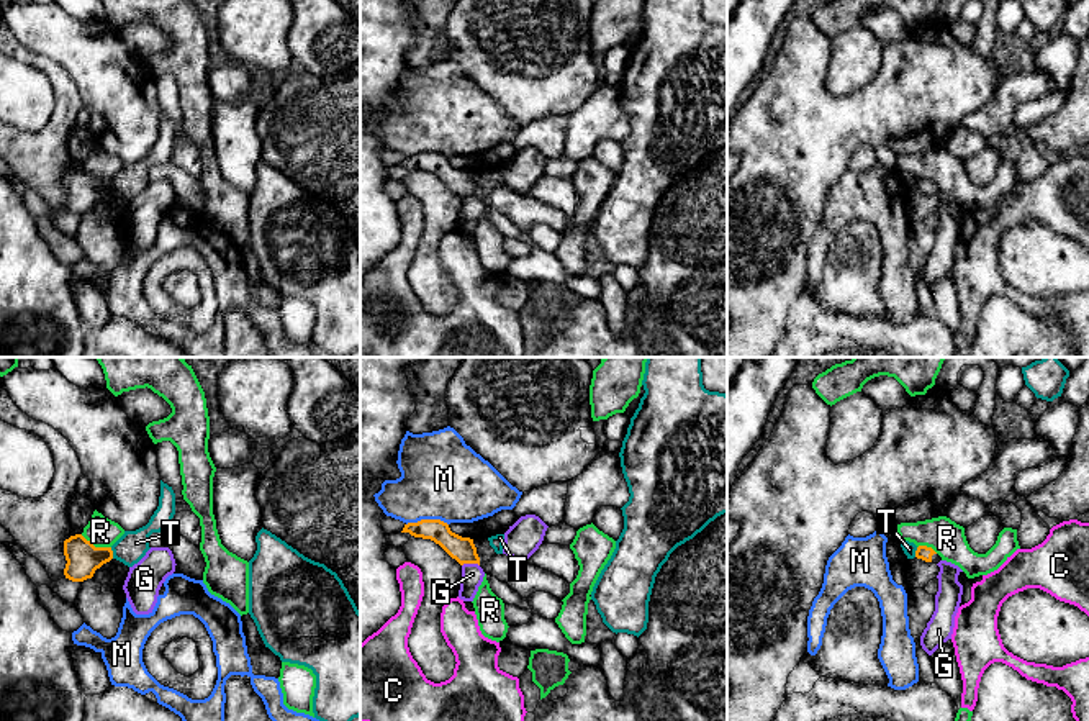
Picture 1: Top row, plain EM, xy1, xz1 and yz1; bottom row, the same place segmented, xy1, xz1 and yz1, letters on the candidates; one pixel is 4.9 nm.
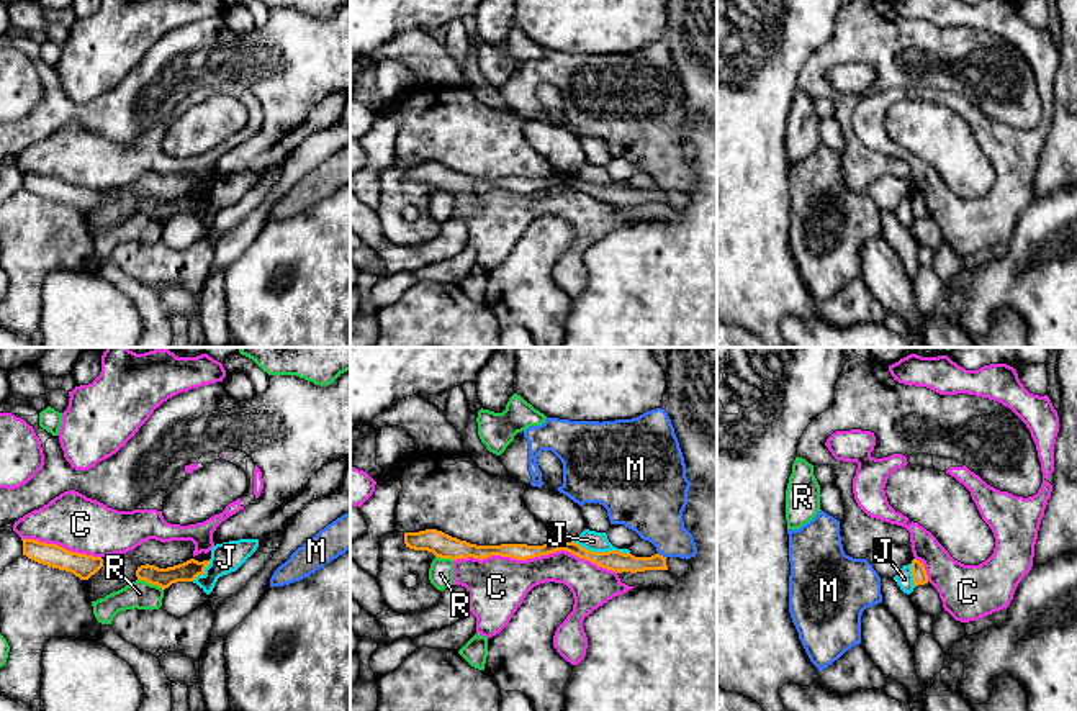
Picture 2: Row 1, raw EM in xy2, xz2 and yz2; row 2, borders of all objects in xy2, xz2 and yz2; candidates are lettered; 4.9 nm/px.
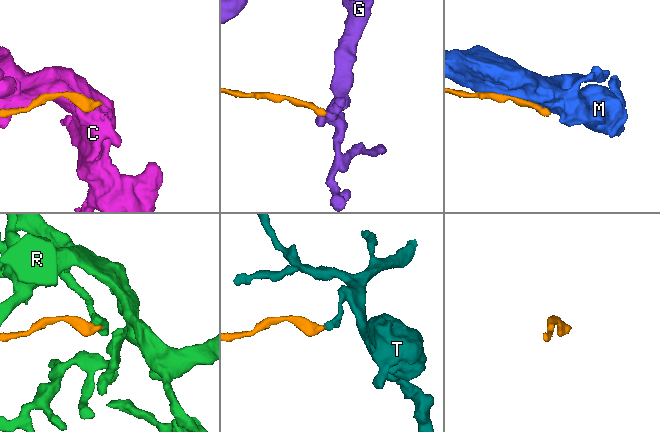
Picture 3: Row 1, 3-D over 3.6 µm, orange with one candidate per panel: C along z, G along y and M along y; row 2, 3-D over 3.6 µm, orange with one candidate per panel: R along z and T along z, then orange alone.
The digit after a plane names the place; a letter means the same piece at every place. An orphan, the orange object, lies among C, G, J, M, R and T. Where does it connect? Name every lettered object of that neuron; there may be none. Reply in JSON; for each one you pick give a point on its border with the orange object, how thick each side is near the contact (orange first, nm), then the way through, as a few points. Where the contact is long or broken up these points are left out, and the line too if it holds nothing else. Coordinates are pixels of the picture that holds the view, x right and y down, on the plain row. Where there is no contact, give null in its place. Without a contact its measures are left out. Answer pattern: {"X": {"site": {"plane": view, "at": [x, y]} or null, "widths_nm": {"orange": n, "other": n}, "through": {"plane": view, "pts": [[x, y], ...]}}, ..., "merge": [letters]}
{"merge": []}

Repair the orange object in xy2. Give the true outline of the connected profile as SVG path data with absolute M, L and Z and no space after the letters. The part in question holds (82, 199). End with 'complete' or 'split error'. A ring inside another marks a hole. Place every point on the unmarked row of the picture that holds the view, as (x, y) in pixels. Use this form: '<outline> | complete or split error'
M21 172L21 174L23 174L23 188L38 197L70 205L80 213L88 213L103 200L101 190L70 185L57 177L46 177L34 172Z | complete

